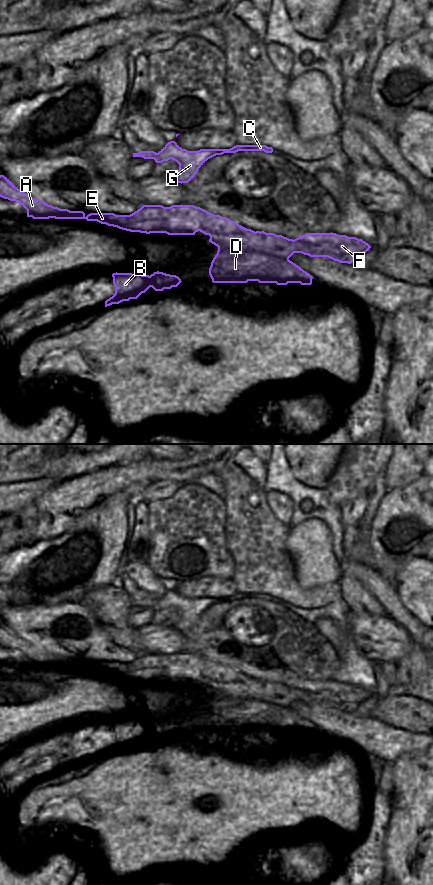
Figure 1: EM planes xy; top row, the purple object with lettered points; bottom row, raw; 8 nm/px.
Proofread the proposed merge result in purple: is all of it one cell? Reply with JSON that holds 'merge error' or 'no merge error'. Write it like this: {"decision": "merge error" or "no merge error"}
{"decision": "merge error"}

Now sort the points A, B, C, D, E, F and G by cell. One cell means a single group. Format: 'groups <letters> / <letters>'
groups A B C D E G / F

